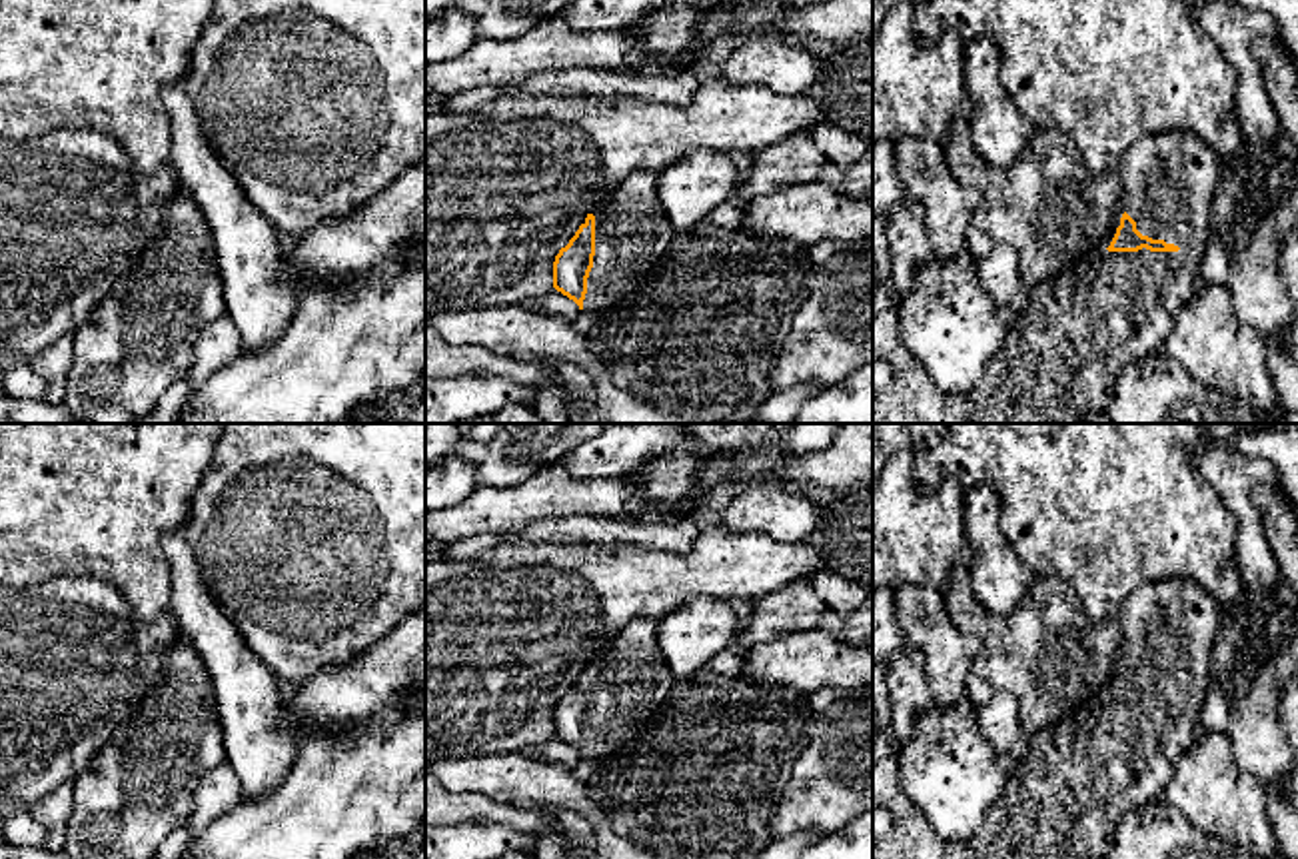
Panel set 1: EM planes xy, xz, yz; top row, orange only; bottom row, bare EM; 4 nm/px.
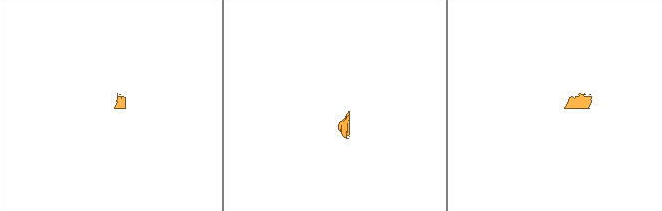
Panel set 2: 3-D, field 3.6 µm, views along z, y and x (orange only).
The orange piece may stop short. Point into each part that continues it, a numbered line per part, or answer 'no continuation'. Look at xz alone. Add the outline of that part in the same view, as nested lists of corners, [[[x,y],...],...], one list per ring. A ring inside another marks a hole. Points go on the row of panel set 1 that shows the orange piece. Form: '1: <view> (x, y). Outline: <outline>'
1: xz (632, 228). Outline: [[[635,170],[597,200],[595,256],[583,300],[585,314],[613,308],[655,272],[677,232],[657,196],[657,172]]]

